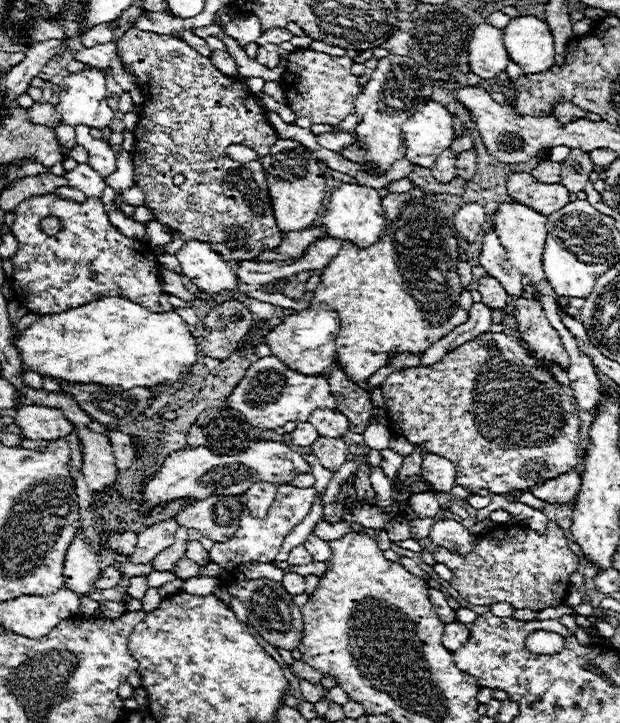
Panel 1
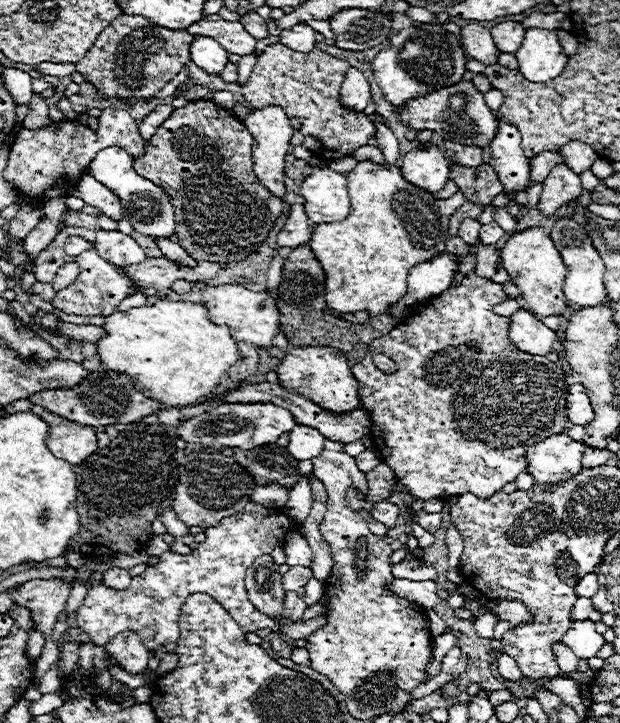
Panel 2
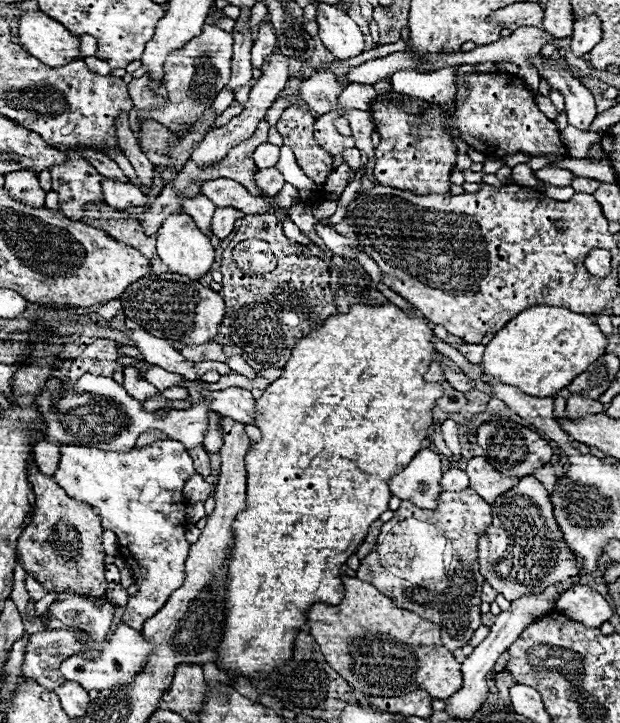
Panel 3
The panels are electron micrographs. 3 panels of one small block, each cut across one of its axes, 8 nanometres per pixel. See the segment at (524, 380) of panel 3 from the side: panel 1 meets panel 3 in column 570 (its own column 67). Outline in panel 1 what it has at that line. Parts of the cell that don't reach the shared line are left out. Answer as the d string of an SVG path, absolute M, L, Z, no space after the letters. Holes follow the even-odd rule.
M112 296L112 298L100 298L100 300L94 300L90 304L84 304L80 308L72 308L68 312L60 312L60 314L44 314L40 316L40 320L36 324L32 324L30 328L26 328L24 332L20 332L20 340L16 340L16 346L20 348L20 354L22 354L22 360L24 360L24 366L26 368L32 368L36 370L40 376L52 376L56 380L68 380L70 384L116 384L124 390L128 388L134 388L134 386L144 386L144 388L154 388L154 386L160 386L160 384L174 384L174 382L180 382L182 374L188 372L194 362L198 360L198 346L196 346L196 338L192 336L190 332L190 326L176 314L176 312L152 312L128 298L118 298L118 296Z

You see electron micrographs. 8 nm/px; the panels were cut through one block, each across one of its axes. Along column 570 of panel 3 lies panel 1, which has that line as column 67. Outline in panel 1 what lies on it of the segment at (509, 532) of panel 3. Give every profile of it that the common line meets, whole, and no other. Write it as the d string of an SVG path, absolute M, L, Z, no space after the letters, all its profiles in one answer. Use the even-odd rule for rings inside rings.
M76 536L66 552L66 564L64 564L66 586L76 594L84 596L98 578L100 578L100 568L96 552L90 550L80 536Z

